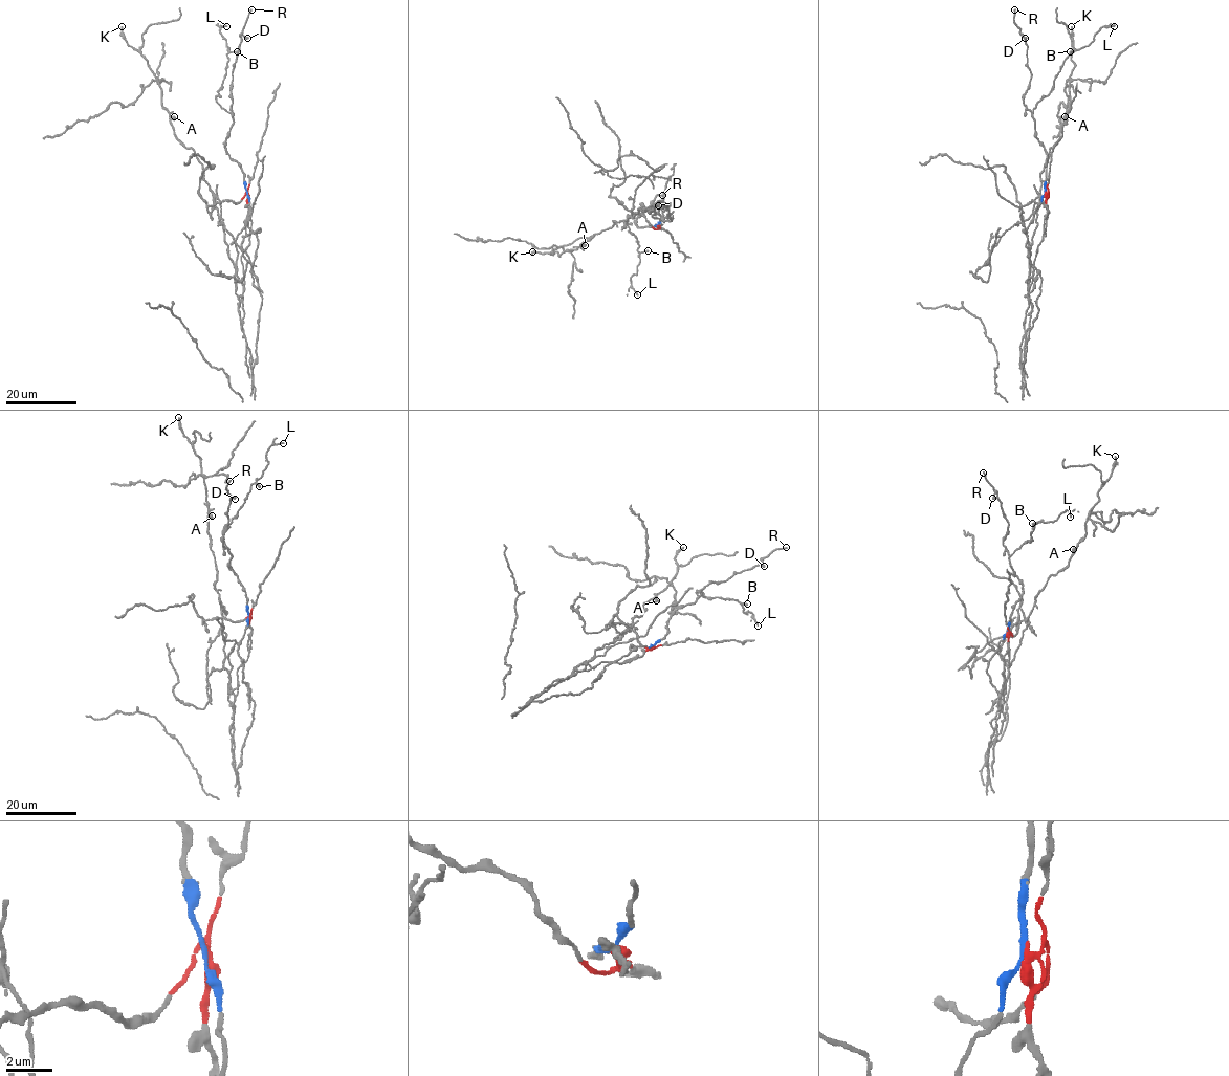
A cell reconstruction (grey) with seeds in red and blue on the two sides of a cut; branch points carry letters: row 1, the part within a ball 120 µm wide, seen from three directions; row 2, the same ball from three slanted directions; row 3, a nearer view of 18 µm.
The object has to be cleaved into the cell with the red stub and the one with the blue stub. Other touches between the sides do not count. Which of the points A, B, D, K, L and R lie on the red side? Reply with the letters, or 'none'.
A, K

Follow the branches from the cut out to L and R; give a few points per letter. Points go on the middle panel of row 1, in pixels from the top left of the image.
L: (658, 225), (636, 224), (642, 213), (627, 219), (629, 229), (639, 245), (637, 273), (631, 278), (637, 294)
R: (658, 225), (640, 227), (636, 220), (643, 216), (642, 204), (642, 212), (652, 206), (657, 195), (662, 195)

